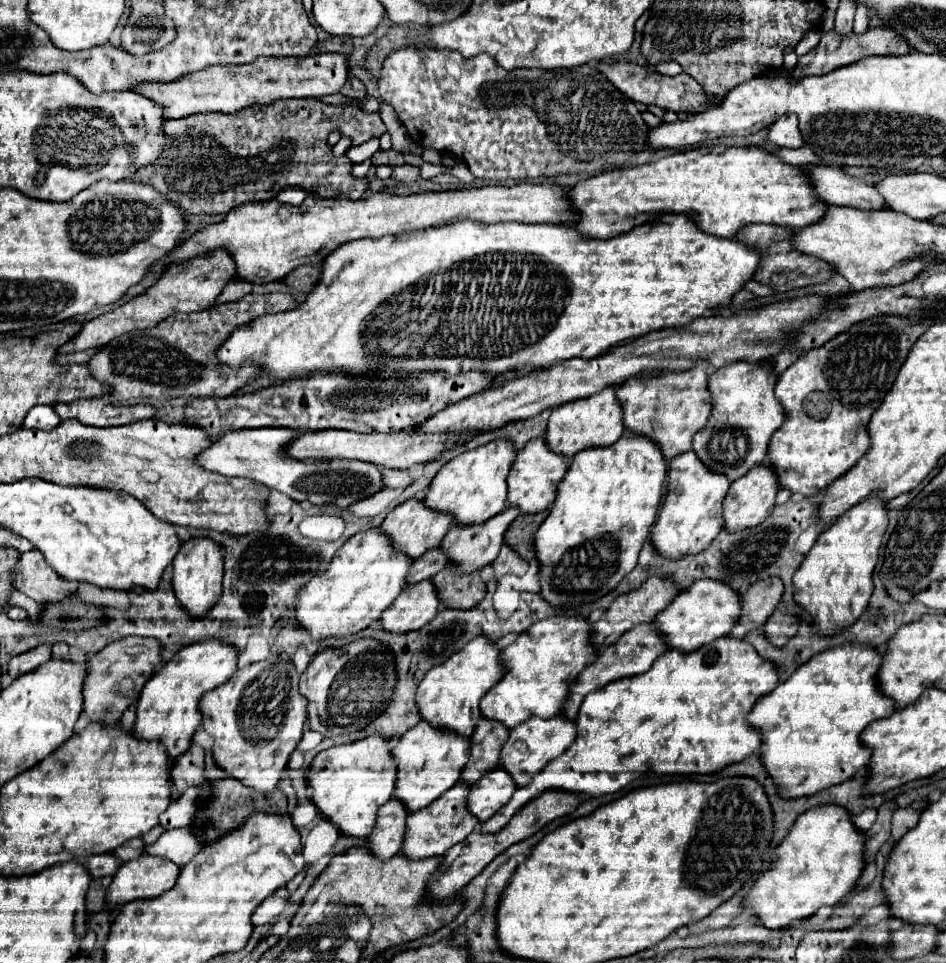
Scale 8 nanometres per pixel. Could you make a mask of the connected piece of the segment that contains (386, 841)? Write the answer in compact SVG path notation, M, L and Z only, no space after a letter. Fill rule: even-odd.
M390 799L386 805L378 809L376 825L368 835L368 851L374 857L386 861L400 851L406 817L408 811L404 811L404 805L396 799Z

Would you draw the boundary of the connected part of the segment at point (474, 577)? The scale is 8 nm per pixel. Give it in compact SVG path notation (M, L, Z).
M454 565L444 567L432 577L432 583L438 591L438 599L448 609L474 609L486 595L486 585L480 579L480 573L458 575Z

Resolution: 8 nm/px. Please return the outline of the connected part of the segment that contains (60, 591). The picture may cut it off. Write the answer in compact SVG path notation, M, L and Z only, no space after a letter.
M38 549L20 555L16 567L10 573L10 581L14 589L22 591L40 605L46 601L62 601L78 589L76 581L68 581L48 567L48 561Z

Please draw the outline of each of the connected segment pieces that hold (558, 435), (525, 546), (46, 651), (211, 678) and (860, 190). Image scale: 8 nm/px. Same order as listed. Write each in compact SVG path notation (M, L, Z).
M606 387L604 391L600 391L588 399L572 401L572 403L552 409L544 441L550 451L572 459L582 449L608 447L608 445L616 443L622 433L624 433L622 407L616 401L616 387Z
M542 511L536 515L518 515L504 533L506 545L510 545L514 551L518 551L518 555L524 561L530 561L534 557L532 537L546 515L548 515L548 511Z
M38 645L36 649L14 657L14 659L8 663L8 675L10 675L12 679L16 679L16 677L20 677L20 675L24 675L24 673L34 671L36 667L40 667L40 665L46 663L48 659L50 659L50 645Z
M206 639L182 647L170 663L162 665L156 675L144 685L136 705L136 721L132 733L136 739L158 741L164 745L170 759L176 759L190 747L196 727L202 723L198 701L200 697L226 683L236 671L238 651L232 645L222 645L218 639Z
M806 167L818 195L830 205L856 207L862 211L878 211L886 207L876 187L852 177L836 167Z

